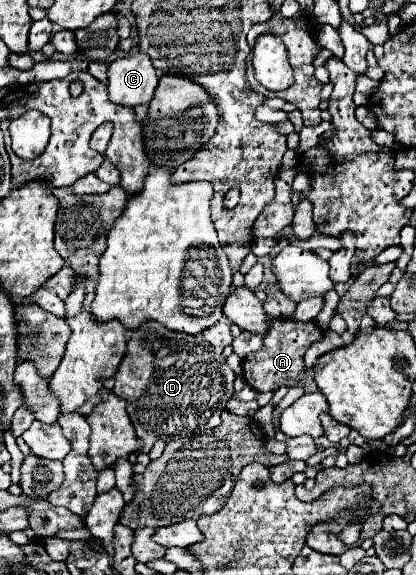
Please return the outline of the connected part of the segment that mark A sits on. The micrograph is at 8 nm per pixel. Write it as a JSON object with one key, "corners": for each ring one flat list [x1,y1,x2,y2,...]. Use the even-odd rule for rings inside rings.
{"corners":[[282,317,276,319,270,325,270,331,264,337,262,349,258,349,258,351,244,357,244,361,242,361,244,381,252,389,256,389,258,393,276,391,282,385,286,385,286,387,298,387,300,385,300,387,304,387,304,393,318,391,312,377,300,377,300,375,306,371,306,365,304,365,306,349,314,341,320,341,320,339,322,339,322,329,314,321,302,323,302,321,294,321,294,319,282,319]]}

